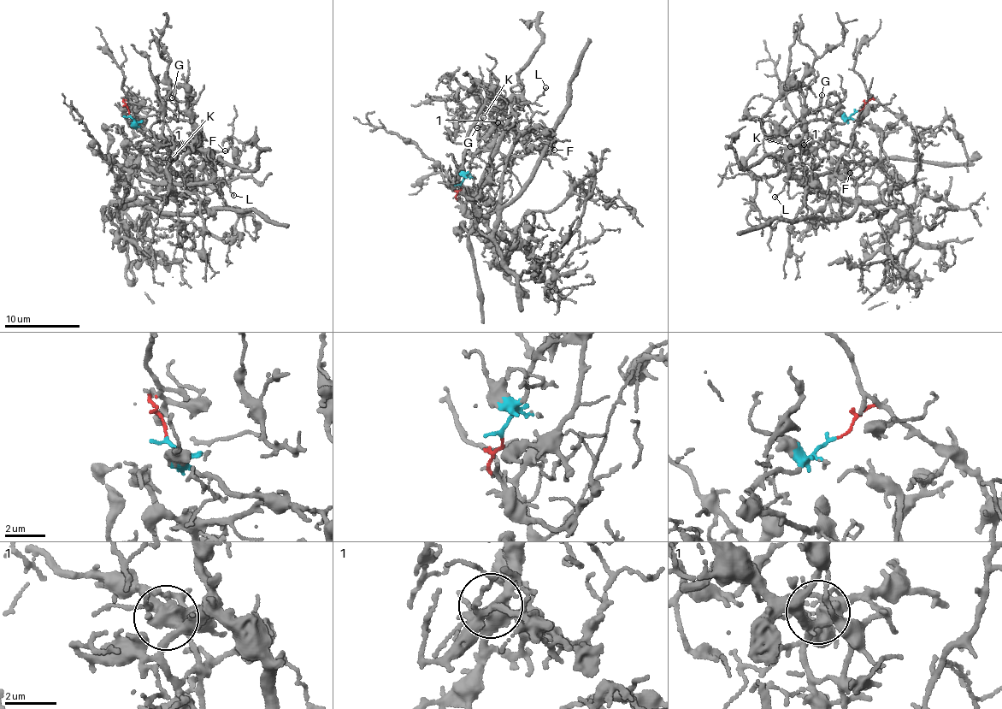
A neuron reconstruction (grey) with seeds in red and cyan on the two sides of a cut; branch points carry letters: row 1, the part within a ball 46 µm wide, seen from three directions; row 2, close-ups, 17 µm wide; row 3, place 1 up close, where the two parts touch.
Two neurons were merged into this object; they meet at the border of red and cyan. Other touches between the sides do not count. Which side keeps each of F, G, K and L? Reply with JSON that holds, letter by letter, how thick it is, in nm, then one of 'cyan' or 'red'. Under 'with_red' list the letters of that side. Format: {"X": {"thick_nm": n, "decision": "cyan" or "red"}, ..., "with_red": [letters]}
{"F": {"thick_nm": 110, "decision": "red"}, "G": {"thick_nm": 110, "decision": "cyan"}, "K": {"thick_nm": 130, "decision": "cyan"}, "L": {"thick_nm": 100, "decision": "cyan"}, "with_red": ["F"]}

